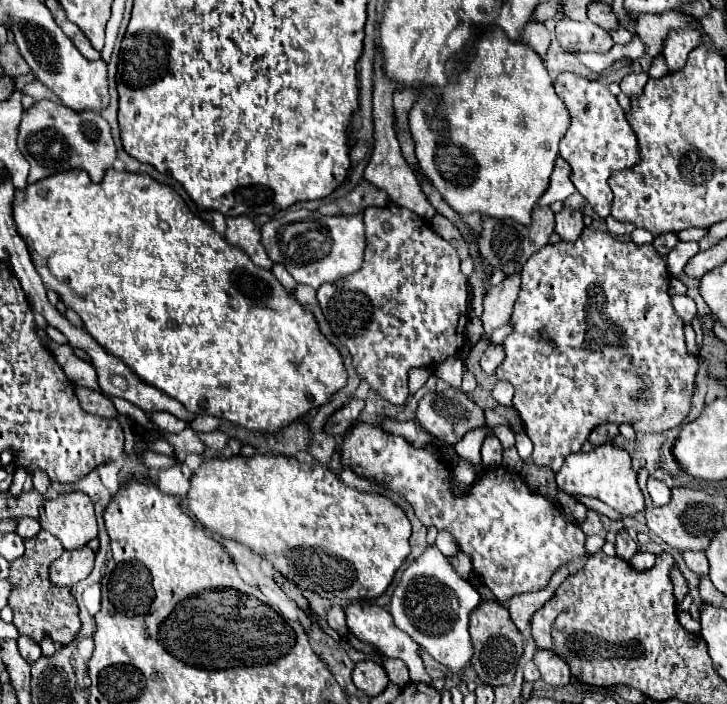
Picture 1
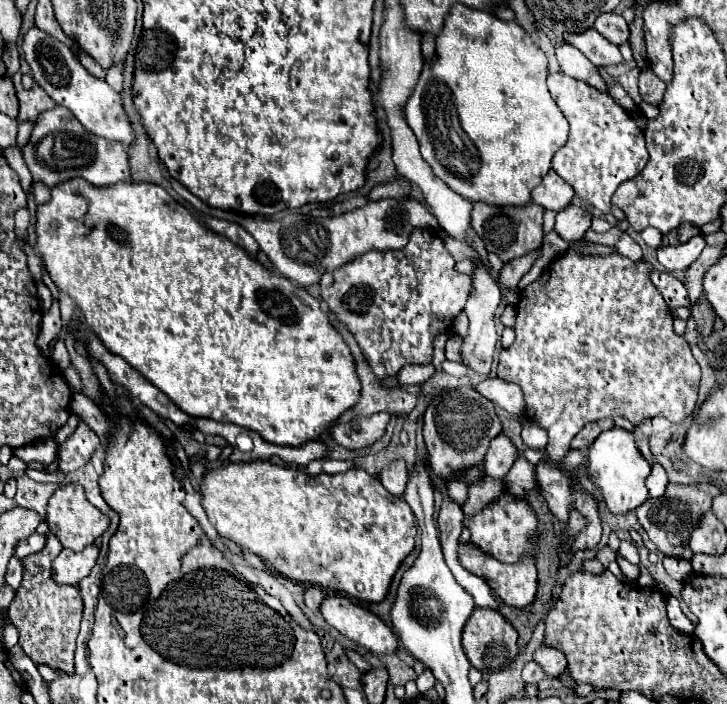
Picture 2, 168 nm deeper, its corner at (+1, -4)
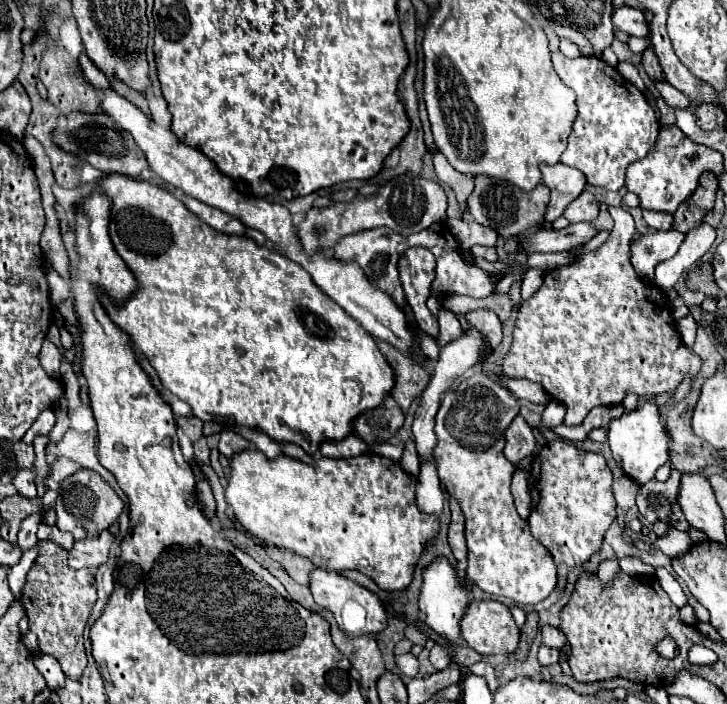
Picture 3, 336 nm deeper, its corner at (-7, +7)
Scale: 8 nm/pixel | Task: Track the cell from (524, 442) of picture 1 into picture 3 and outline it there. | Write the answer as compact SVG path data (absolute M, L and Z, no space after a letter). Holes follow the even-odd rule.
M550 401L546 405L546 409L542 411L542 425L546 429L552 429L556 425L560 425L564 419L564 405L556 405L556 401Z

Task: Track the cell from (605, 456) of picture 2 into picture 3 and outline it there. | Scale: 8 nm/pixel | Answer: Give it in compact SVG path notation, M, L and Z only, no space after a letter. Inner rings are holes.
M648 401L648 405L644 403L632 413L624 413L620 419L612 419L608 427L608 443L612 455L620 461L624 473L638 485L644 485L654 479L656 469L668 461L668 441L668 433L660 423L660 411L654 401Z

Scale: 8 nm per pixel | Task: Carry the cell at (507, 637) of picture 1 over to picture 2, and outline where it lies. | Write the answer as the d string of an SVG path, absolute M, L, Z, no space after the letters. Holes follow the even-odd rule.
M474 608L462 632L462 648L470 664L482 674L492 674L506 668L518 656L516 640L518 640L518 634L512 628L512 624L498 610L490 610L490 608Z

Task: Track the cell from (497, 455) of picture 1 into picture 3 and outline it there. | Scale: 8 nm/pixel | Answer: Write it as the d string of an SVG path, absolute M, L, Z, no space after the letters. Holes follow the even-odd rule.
M518 415L510 427L504 433L506 437L506 447L504 447L504 457L512 463L518 465L524 457L530 457L534 447L536 447L536 439L532 429L528 427L528 423L524 421L522 415Z

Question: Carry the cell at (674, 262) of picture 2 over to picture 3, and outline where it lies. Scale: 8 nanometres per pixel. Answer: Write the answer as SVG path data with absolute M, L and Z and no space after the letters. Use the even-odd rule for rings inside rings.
M670 229L670 231L656 231L648 237L634 239L634 245L630 247L632 249L632 265L636 265L638 273L642 277L648 277L648 281L650 281L652 275L648 275L648 273L654 271L656 263L674 257L680 243L684 241L684 237L686 237L684 233Z

